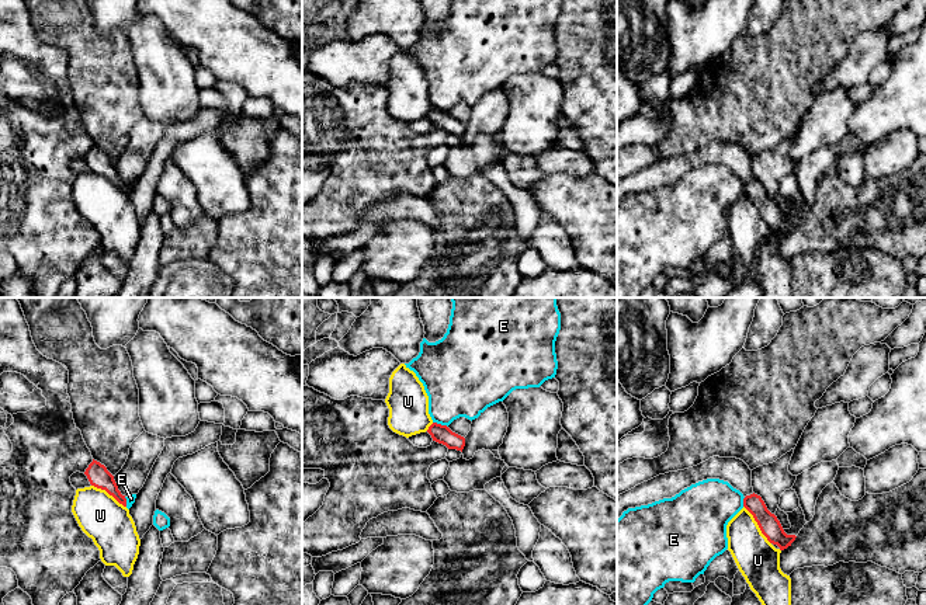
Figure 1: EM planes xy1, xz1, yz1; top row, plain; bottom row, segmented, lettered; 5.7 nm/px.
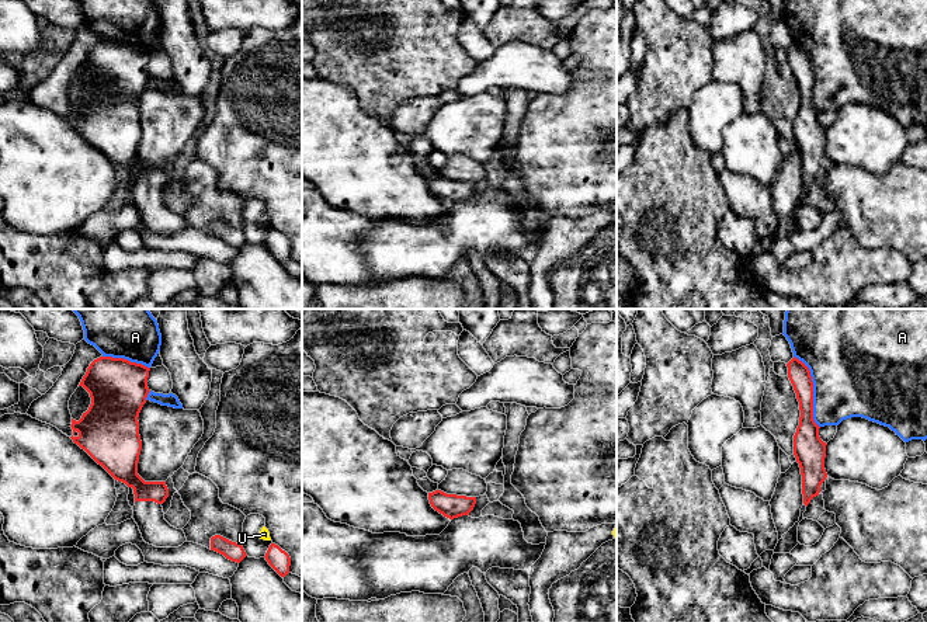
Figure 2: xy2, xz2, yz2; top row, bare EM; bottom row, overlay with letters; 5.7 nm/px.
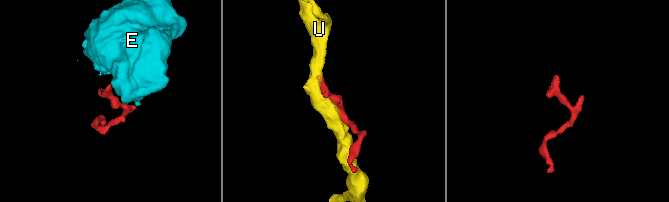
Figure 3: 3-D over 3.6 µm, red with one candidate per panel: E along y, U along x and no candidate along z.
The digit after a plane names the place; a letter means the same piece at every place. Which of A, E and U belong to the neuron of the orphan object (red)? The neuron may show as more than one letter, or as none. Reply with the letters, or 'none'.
none

